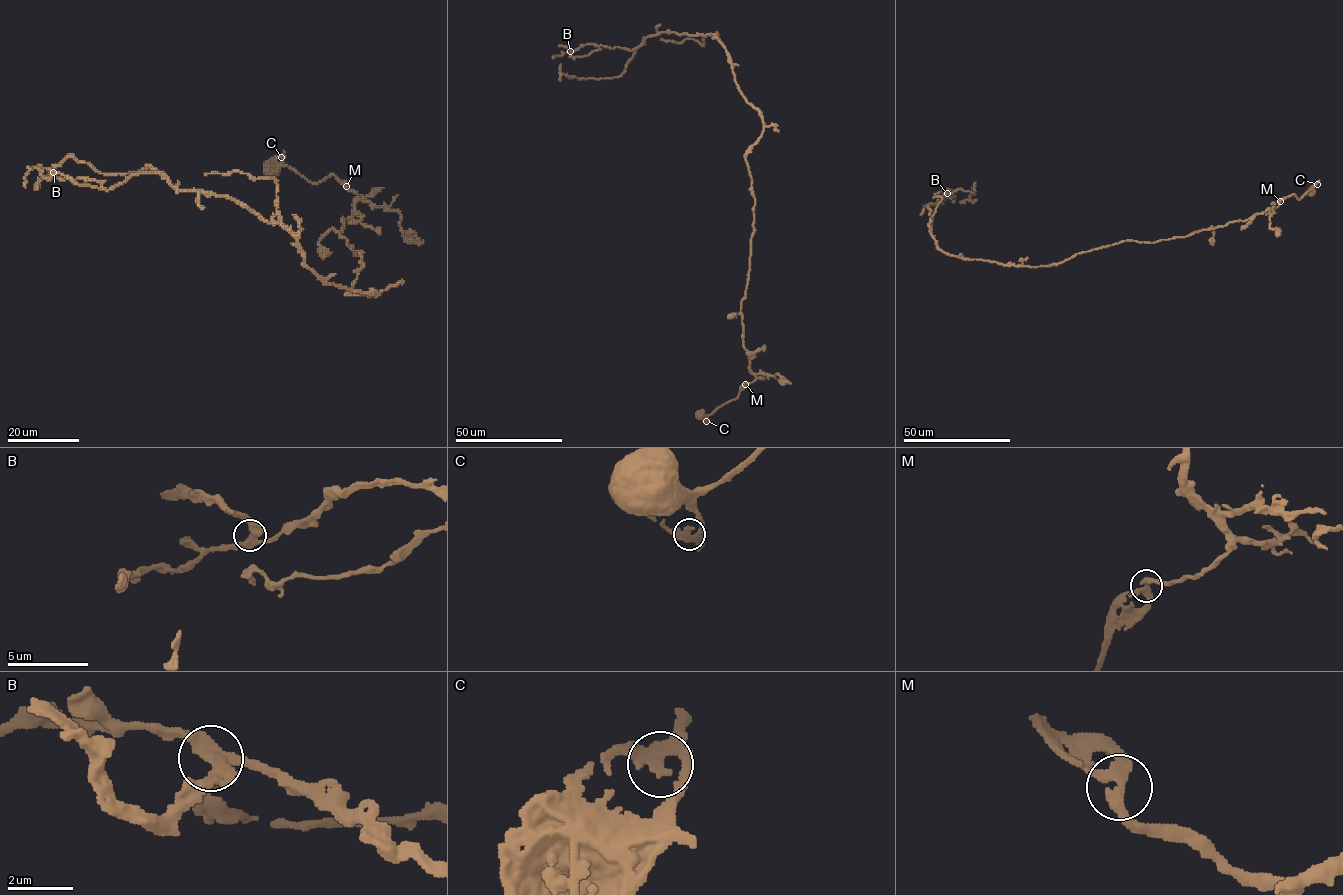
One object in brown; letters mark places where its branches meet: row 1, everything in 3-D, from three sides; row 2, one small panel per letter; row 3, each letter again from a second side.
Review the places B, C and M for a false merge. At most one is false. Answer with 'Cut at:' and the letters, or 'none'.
Cut at: none

